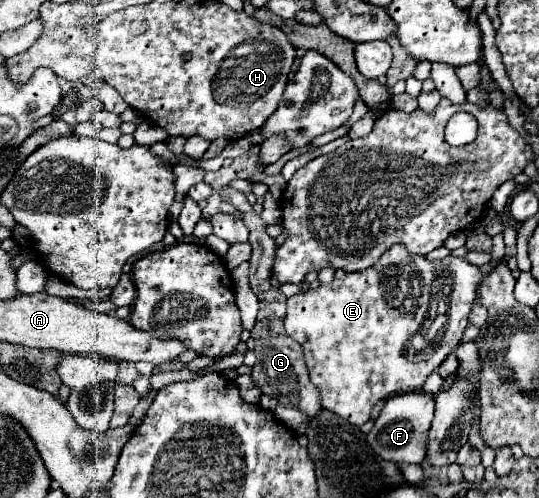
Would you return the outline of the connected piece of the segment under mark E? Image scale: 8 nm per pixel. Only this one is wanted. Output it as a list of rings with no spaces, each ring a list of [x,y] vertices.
[[[397,245],[389,247],[367,271],[347,273],[345,277],[357,277],[357,281],[333,279],[329,285],[319,285],[317,289],[289,297],[285,329],[303,347],[311,383],[321,395],[321,407],[361,427],[369,421],[377,401],[399,391],[417,391],[461,343],[483,273],[463,257],[427,261],[427,257],[409,255],[407,249]]]

